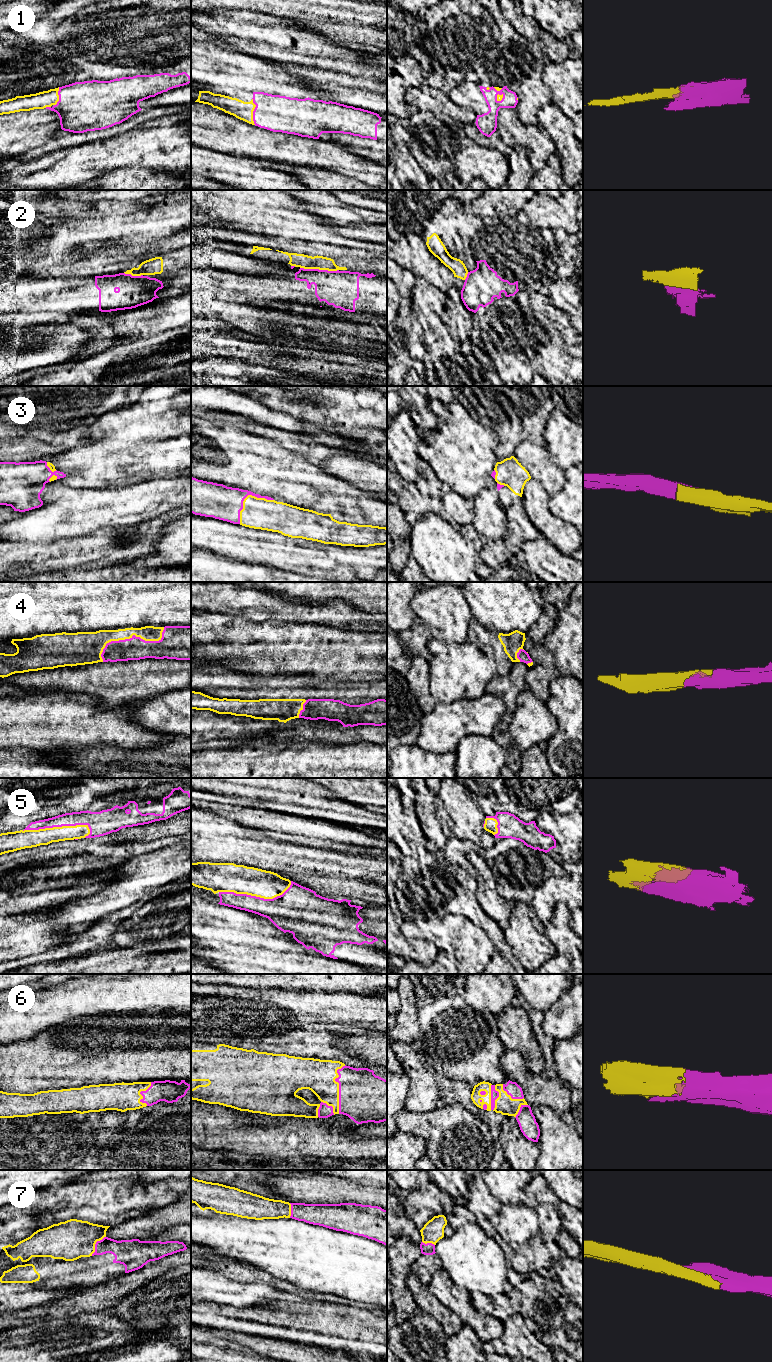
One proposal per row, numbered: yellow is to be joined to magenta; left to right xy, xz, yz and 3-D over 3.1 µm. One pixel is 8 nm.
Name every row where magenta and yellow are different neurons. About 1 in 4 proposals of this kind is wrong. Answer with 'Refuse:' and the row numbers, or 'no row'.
Refuse: 2

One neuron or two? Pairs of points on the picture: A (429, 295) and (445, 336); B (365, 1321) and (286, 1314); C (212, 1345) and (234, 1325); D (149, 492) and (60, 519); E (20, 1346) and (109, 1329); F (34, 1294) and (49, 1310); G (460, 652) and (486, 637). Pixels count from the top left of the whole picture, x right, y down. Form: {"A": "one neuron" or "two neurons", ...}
{"A": "one neuron", "B": "one neuron", "C": "two neurons", "D": "one neuron", "E": "one neuron", "F": "two neurons", "G": "two neurons"}

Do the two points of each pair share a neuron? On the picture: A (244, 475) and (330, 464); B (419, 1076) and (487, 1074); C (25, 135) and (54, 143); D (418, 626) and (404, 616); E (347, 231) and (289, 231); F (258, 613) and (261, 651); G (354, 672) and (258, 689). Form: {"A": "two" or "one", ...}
{"A": "two", "B": "two", "C": "two", "D": "two", "E": "two", "F": "two", "G": "two"}

